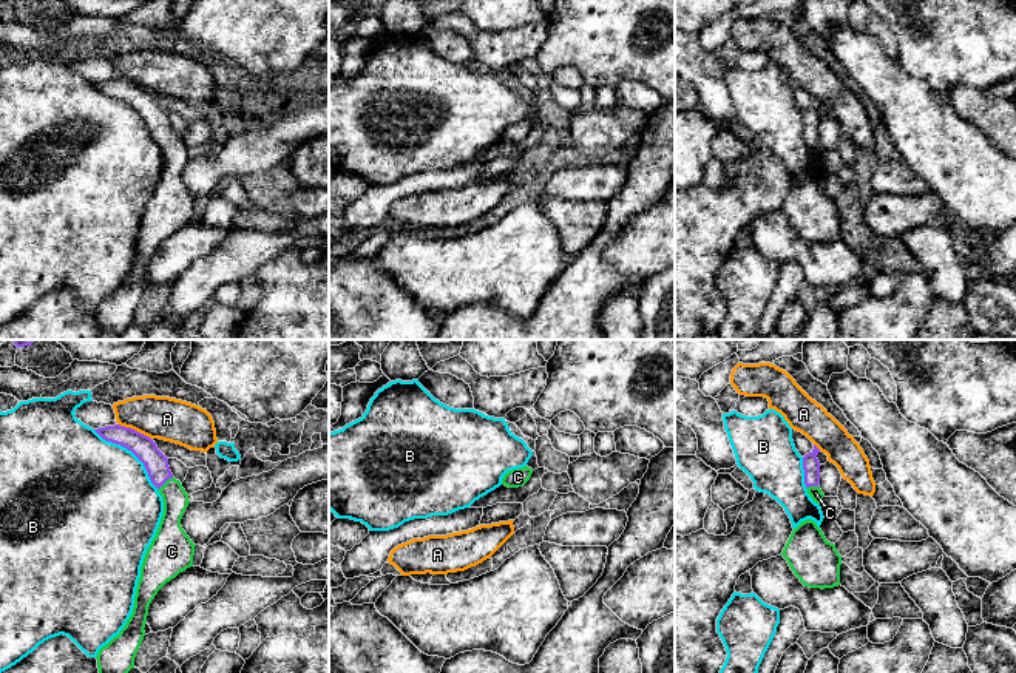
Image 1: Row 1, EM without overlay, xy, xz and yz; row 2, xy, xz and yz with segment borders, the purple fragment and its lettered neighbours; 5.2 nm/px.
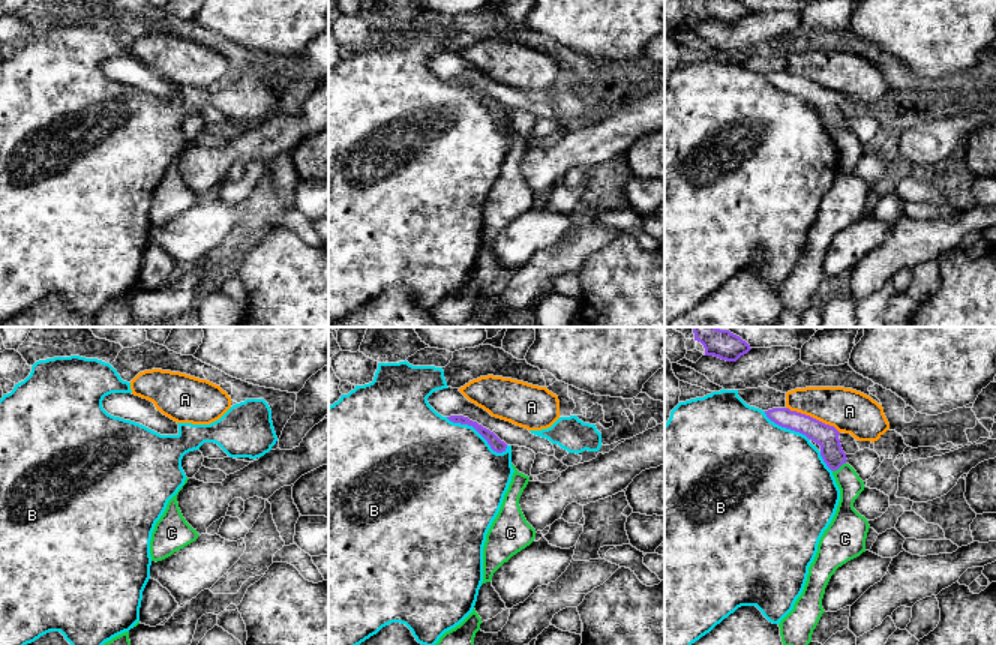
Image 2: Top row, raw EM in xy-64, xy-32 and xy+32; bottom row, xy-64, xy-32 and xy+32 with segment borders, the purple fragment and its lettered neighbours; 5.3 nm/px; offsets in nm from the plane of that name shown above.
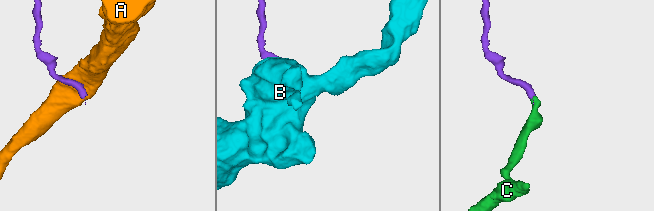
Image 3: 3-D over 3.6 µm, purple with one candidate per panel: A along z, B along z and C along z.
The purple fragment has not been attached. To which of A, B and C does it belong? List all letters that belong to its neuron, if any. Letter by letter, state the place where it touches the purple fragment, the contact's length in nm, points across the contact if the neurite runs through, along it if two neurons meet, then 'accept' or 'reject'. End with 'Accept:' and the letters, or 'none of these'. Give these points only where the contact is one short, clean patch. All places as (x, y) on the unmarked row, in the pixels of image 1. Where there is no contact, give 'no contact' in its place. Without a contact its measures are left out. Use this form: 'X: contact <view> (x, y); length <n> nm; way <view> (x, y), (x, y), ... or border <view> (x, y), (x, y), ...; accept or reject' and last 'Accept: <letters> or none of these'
A: contact xy (133, 84); length 190 nm; border xy (118, 77), (133, 82), (150, 93); reject
B: contact xy (130, 104); length 460 nm; reject
C: contact xy (165, 135); length 110 nm; way xy (144, 102), (165, 135), (175, 152); accept
Accept: C

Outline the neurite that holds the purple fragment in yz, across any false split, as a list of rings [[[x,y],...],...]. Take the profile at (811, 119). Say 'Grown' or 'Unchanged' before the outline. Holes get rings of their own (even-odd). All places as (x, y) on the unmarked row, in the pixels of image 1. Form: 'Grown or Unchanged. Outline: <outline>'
Grown. Outline: [[[814,99],[814,103],[803,111],[804,139],[808,148],[815,157],[821,157],[825,148],[820,144],[820,116],[817,113],[820,103]]]

